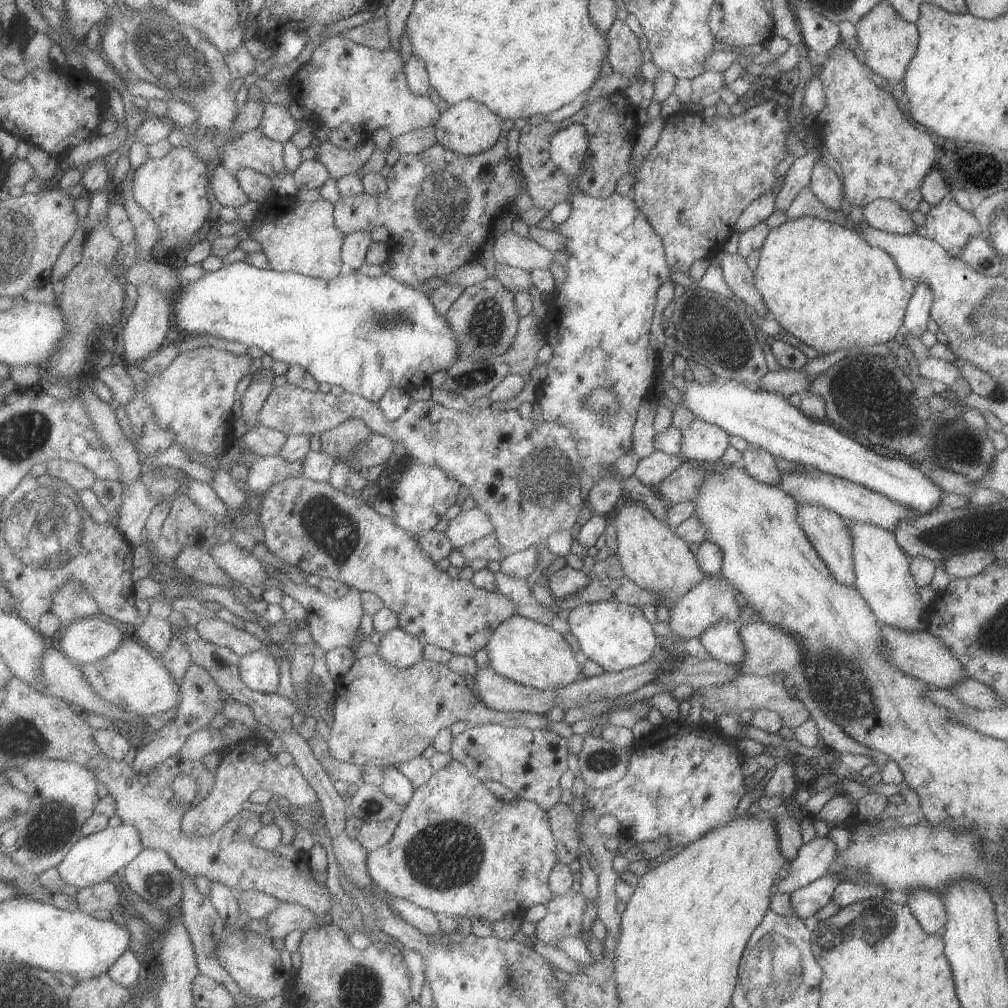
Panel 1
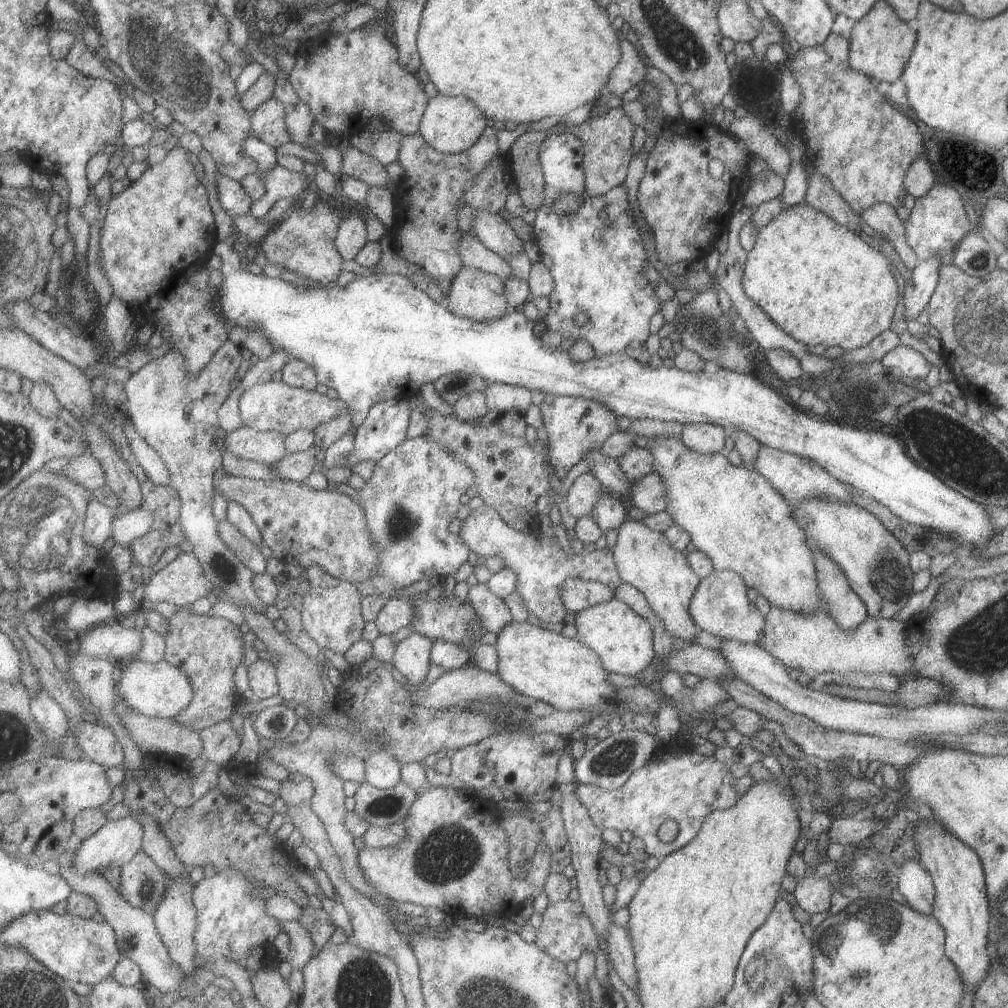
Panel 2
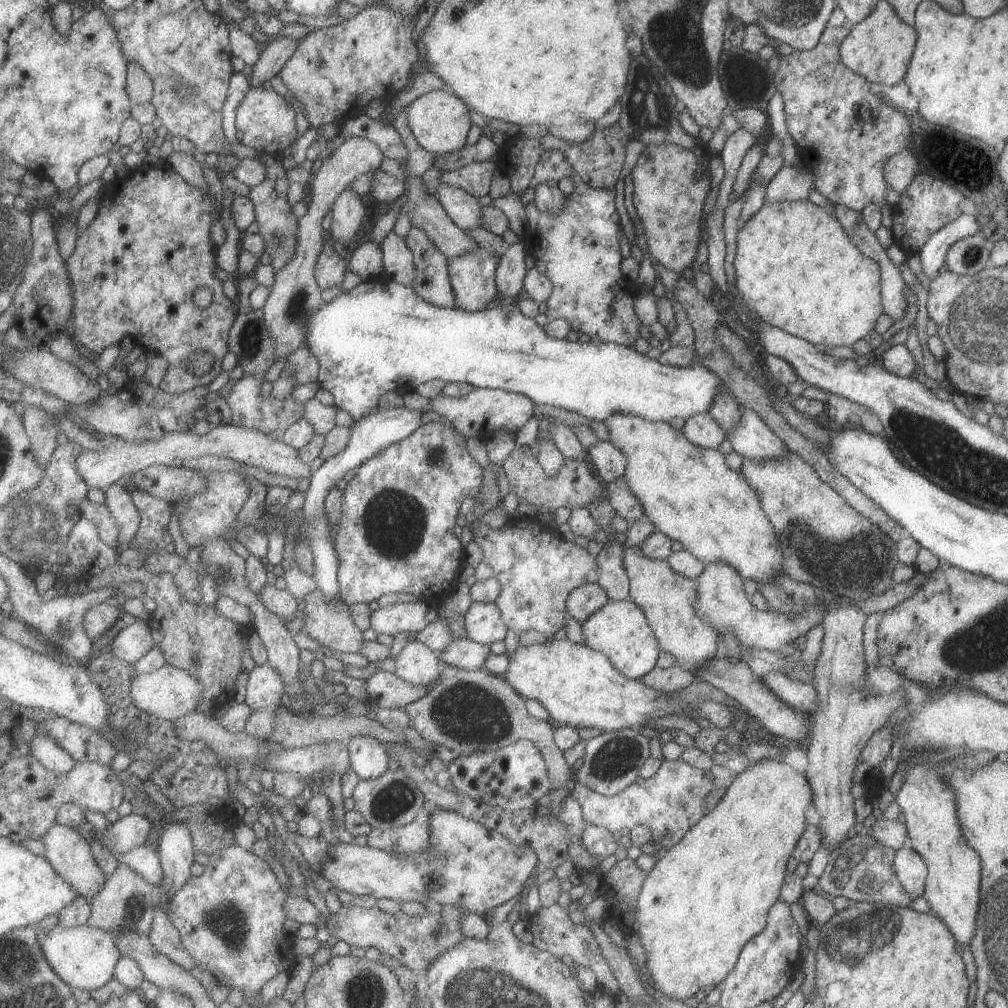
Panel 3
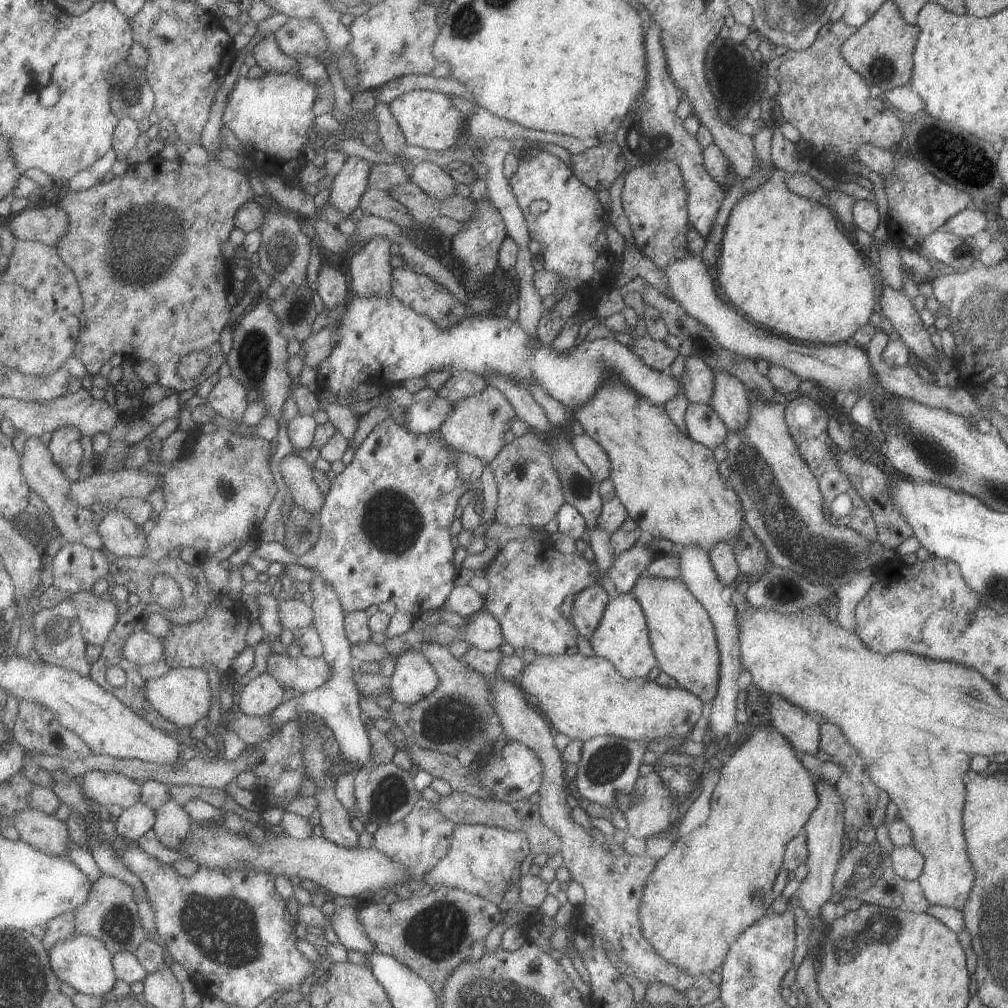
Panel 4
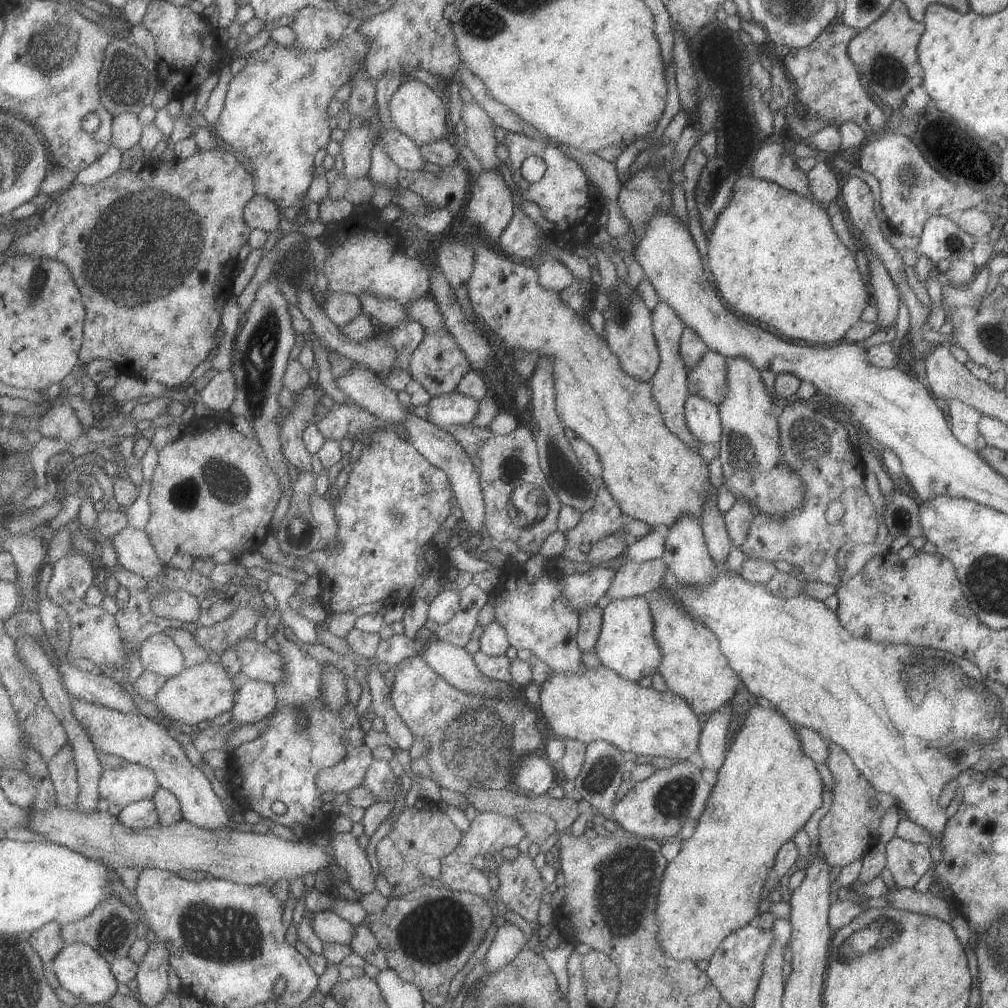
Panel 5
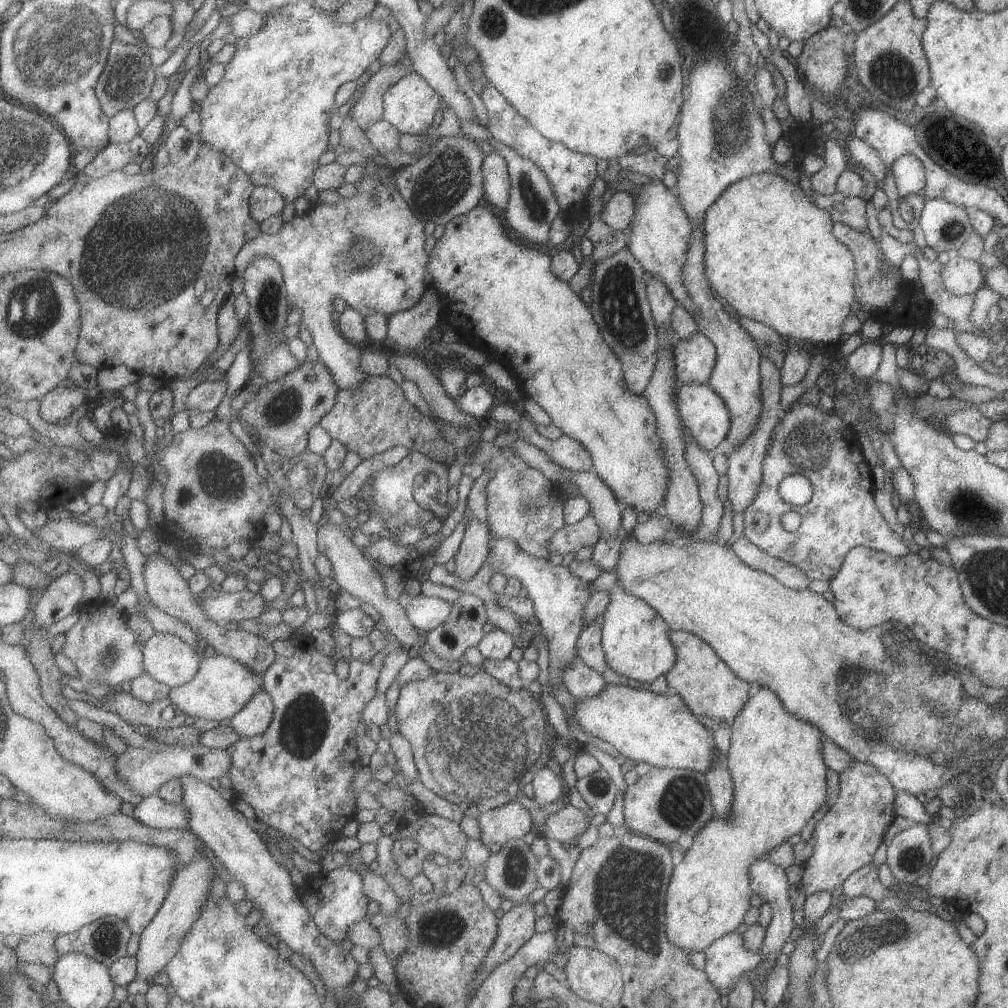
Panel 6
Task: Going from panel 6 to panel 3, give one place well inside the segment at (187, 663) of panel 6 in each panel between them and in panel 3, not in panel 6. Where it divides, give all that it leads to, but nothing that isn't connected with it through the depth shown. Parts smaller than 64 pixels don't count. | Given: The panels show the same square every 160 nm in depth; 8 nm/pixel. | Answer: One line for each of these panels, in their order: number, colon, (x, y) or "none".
3: (132, 643)
4: (142, 647)
5: (159, 654)

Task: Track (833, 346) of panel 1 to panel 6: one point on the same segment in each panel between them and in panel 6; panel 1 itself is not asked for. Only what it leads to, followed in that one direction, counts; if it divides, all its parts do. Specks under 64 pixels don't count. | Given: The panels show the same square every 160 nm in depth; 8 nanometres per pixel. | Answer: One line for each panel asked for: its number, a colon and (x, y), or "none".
2: (820, 283)
3: (795, 267)
4: (784, 262)
5: (775, 257)
6: (769, 253)

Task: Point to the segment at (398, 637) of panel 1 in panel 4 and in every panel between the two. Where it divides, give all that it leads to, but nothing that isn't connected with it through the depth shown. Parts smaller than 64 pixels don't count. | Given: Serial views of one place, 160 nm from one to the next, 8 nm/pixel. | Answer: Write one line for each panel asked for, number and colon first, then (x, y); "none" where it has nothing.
2: (413, 657)
3: (418, 664)
4: (414, 677)

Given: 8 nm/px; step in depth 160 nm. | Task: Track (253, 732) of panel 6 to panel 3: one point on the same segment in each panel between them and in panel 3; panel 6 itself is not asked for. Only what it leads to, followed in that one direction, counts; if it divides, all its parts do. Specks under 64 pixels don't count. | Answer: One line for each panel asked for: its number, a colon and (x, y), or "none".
3: (265, 686)
4: (262, 695)
5: (256, 700)

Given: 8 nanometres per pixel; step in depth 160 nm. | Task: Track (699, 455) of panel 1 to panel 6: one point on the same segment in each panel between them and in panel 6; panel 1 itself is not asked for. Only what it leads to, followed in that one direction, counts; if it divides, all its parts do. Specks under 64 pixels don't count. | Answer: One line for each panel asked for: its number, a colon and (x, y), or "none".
2: (705, 438)
3: (700, 429)
4: (703, 425)
5: (701, 417)
6: (704, 415)

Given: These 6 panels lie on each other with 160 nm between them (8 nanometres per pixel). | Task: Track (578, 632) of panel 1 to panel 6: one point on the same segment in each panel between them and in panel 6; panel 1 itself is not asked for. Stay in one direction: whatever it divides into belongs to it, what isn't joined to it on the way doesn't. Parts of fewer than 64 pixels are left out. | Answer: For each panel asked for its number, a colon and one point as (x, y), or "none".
2: (622, 640)
3: (618, 630)
4: (621, 636)
5: (626, 645)
6: (634, 639)

